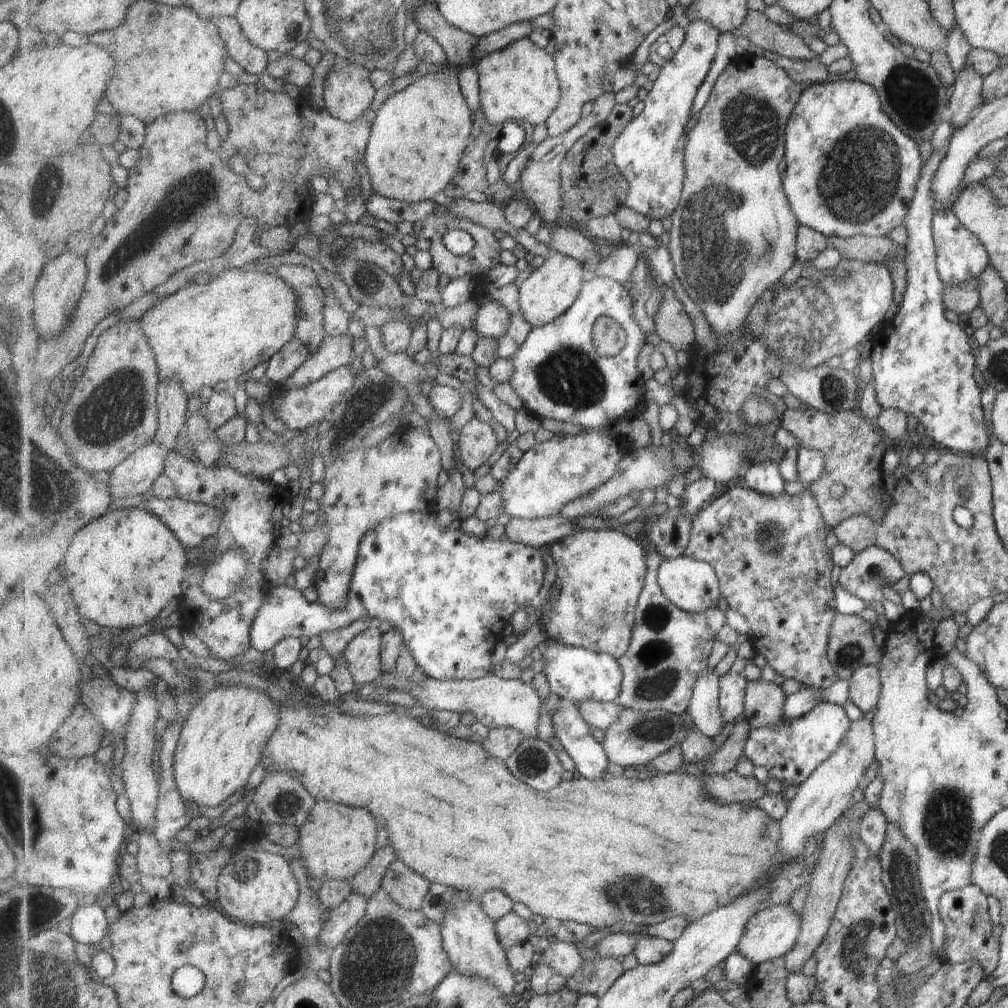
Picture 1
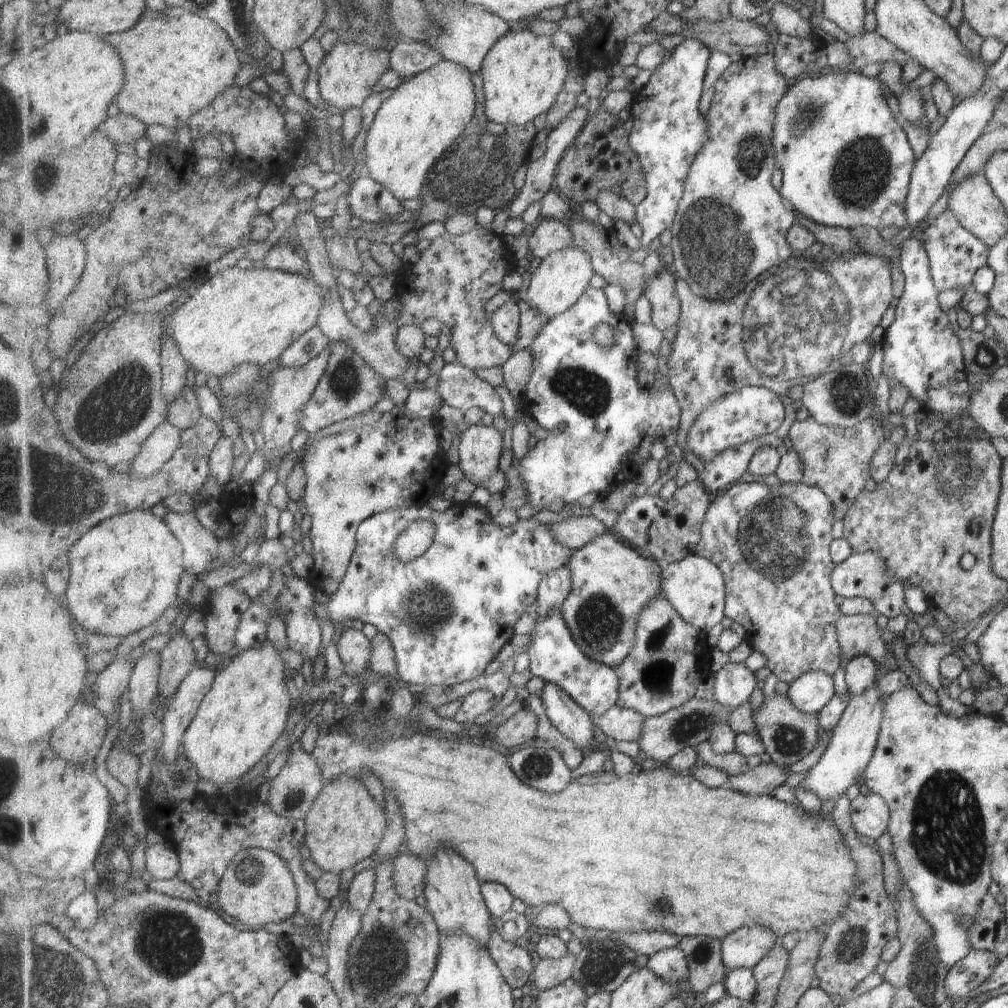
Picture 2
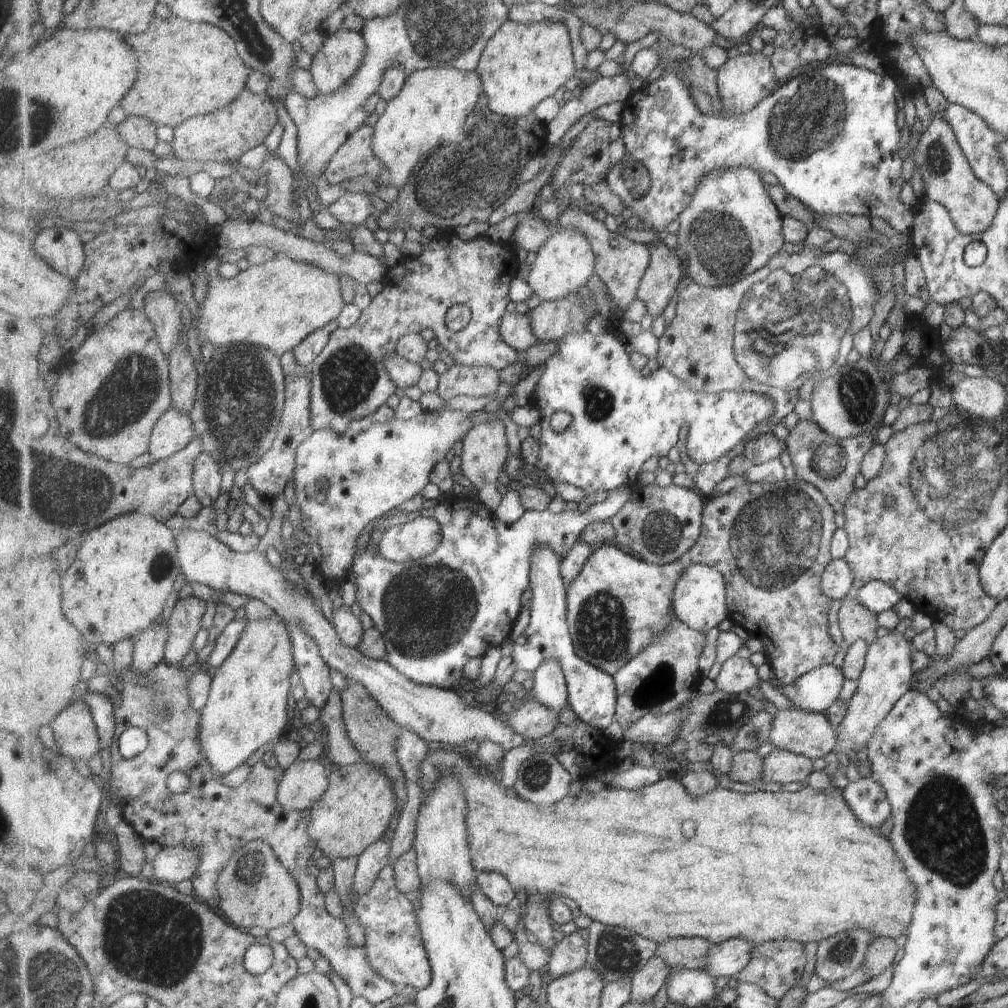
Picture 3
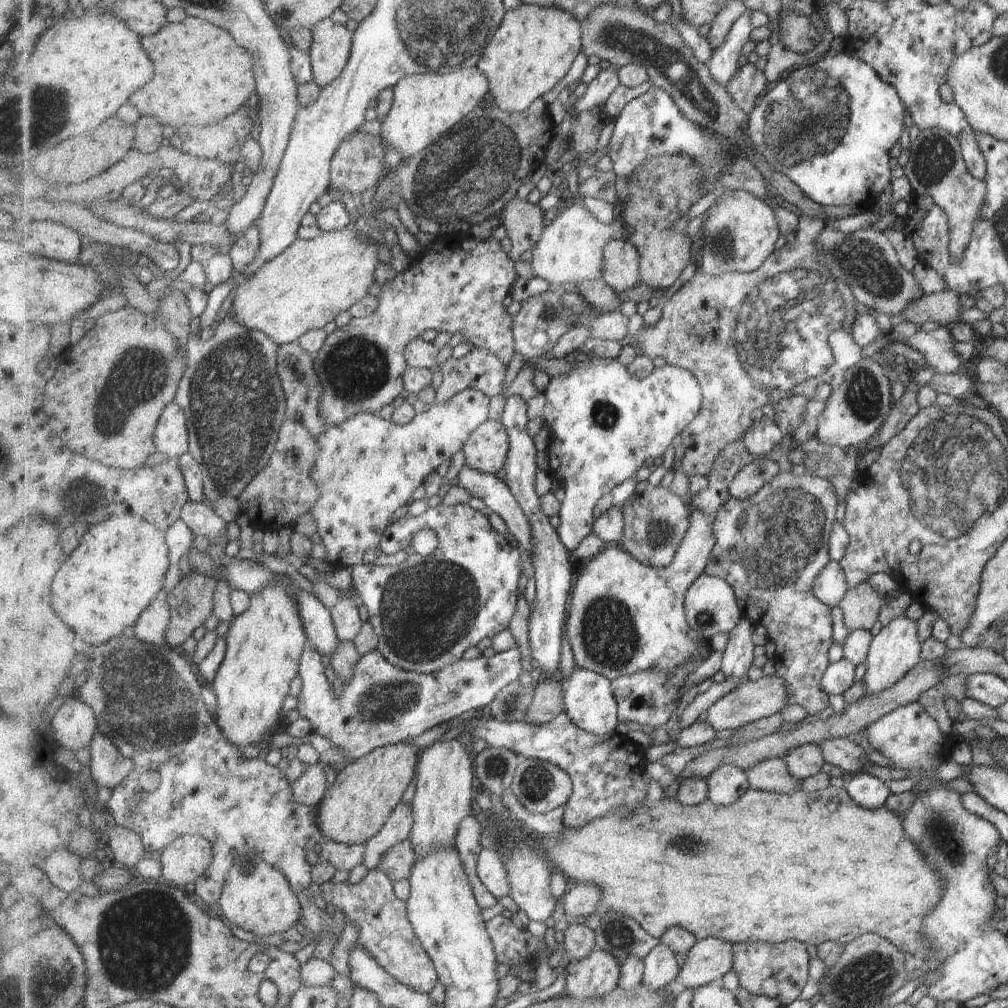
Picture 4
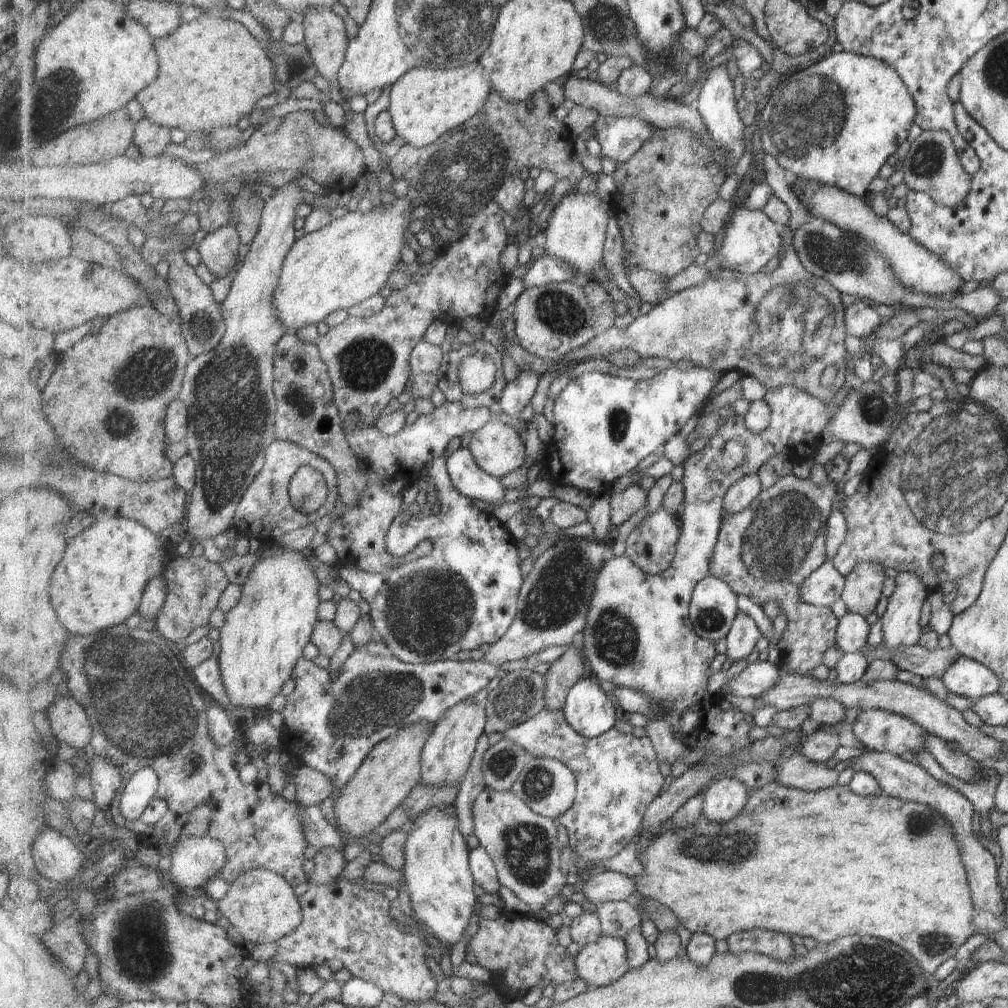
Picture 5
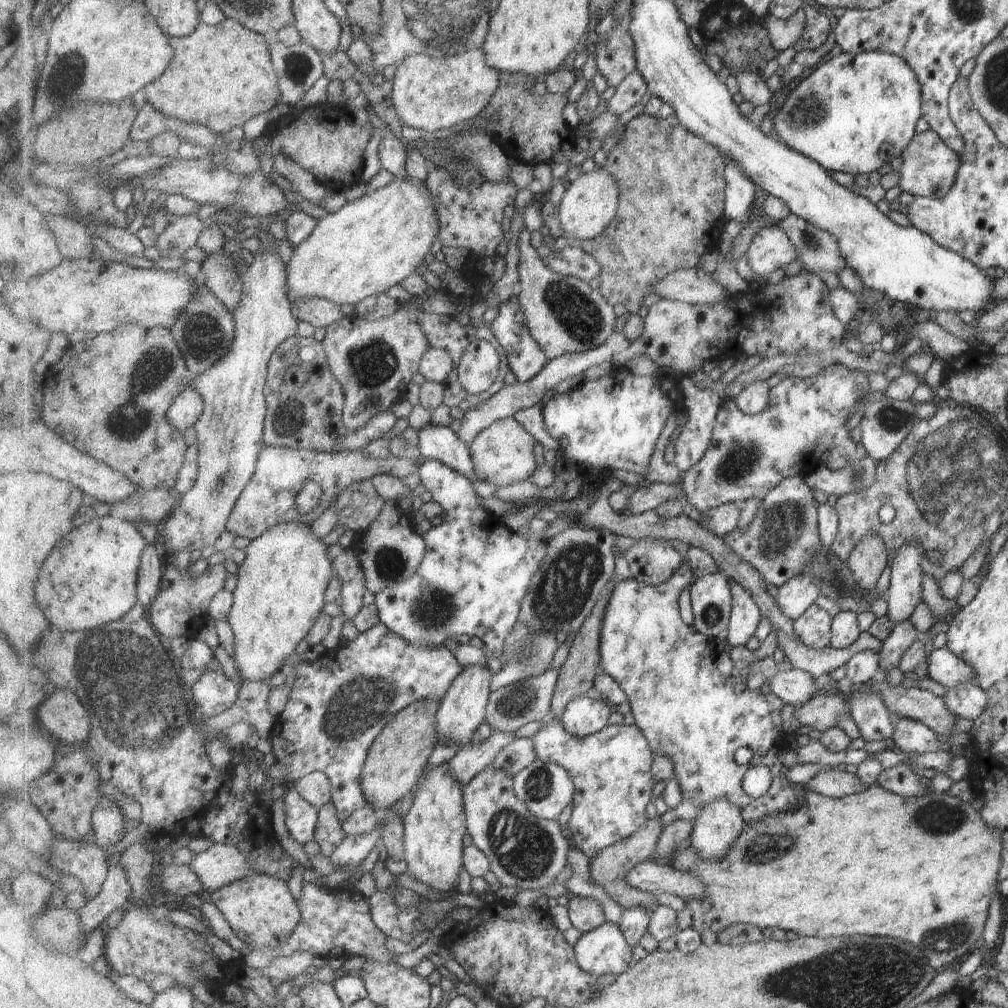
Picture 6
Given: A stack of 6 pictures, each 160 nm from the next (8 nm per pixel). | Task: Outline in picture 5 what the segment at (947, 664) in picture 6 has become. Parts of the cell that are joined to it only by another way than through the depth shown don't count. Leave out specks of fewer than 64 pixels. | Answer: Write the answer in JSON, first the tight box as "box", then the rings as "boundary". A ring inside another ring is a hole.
{"box":[941,656,997,700],"boundary":[[[960,656],[953,659],[941,673],[947,692],[970,700],[997,693],[997,677],[986,666]]]}

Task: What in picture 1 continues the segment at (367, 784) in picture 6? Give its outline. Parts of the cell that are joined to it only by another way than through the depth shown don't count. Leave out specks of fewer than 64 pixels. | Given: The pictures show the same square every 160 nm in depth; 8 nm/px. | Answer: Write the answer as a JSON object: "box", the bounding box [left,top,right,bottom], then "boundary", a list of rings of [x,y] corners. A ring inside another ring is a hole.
{"box":[299,802,377,879],"boundary":[[[317,802],[310,818],[299,828],[299,852],[306,870],[313,878],[327,879],[352,878],[370,864],[377,846],[377,822],[373,814],[365,808],[351,808],[345,804]]]}

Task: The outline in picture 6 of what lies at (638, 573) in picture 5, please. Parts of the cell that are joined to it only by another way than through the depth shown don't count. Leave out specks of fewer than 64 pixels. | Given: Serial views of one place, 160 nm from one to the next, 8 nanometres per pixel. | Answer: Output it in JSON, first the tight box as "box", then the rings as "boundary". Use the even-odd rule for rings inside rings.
{"box":[601,364,871,823],"boundary":[[[834,364],[804,379],[784,376],[770,388],[769,404],[759,414],[748,415],[733,399],[725,400],[718,412],[712,441],[705,456],[682,476],[687,502],[705,513],[721,504],[737,503],[746,497],[763,500],[783,479],[799,477],[799,462],[803,464],[801,477],[811,474],[815,470],[811,468],[811,454],[815,452],[819,458],[823,452],[835,451],[837,464],[829,466],[831,470],[860,459],[866,452],[859,442],[847,440],[843,448],[837,446],[837,438],[841,444],[837,426],[845,428],[852,415],[853,386],[855,404],[865,396],[869,398],[871,392],[867,392],[867,380],[863,373]],[[684,560],[671,580],[665,584],[649,585],[635,578],[619,582],[606,610],[602,630],[601,667],[627,694],[634,724],[647,737],[655,756],[668,756],[673,761],[675,779],[683,800],[691,800],[701,812],[701,808],[717,799],[729,797],[742,810],[746,823],[794,813],[803,806],[806,792],[803,786],[789,780],[790,768],[781,762],[781,752],[793,748],[799,741],[783,731],[778,701],[771,695],[763,695],[761,691],[751,691],[743,678],[723,676],[715,665],[719,652],[715,650],[714,639],[699,632],[693,624],[687,626],[681,620],[679,596],[685,588],[691,588],[695,581],[691,566]],[[741,746],[752,752],[752,759],[746,765],[735,762],[735,752]],[[757,765],[768,766],[774,778],[769,792],[759,798],[748,795],[743,788],[743,777],[751,767]]]}

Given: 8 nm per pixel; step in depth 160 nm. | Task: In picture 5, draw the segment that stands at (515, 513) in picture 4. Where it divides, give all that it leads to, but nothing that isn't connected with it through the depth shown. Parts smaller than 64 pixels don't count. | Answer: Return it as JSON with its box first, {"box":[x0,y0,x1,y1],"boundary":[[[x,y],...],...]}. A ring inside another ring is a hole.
{"box":[446,446,505,506],"boundary":[[[460,446],[450,452],[446,463],[452,481],[461,494],[473,500],[493,502],[497,506],[505,502],[505,489],[501,480],[477,464],[469,447]]]}

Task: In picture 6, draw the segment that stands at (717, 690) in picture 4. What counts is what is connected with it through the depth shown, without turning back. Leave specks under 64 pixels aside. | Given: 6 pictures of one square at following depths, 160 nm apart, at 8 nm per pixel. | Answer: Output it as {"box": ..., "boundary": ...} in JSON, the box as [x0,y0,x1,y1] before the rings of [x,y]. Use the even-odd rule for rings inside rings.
{"box":[759,656,816,707],"boundary":[[[772,656],[759,662],[763,682],[768,682],[771,696],[778,702],[782,701],[795,707],[804,705],[811,700],[816,692],[815,681],[810,672],[792,668],[789,671],[779,672],[777,662]]]}

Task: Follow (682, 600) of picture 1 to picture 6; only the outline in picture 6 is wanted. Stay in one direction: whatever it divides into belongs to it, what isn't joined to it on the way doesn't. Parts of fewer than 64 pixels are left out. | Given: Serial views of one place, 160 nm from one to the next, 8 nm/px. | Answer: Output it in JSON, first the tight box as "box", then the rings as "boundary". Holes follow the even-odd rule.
{"box":[689,572,733,639],"boundary":[[[723,572],[699,577],[689,588],[694,627],[715,639],[727,634],[733,610],[731,585]]]}

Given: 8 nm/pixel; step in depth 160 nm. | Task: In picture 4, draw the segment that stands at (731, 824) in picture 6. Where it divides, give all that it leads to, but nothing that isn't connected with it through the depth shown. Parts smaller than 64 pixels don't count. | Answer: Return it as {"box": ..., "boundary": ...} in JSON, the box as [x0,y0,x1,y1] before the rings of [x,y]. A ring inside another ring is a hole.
{"box":[709,765,750,806],"boundary":[[[733,765],[719,767],[709,778],[709,796],[716,805],[731,806],[750,788],[750,778],[746,770]]]}

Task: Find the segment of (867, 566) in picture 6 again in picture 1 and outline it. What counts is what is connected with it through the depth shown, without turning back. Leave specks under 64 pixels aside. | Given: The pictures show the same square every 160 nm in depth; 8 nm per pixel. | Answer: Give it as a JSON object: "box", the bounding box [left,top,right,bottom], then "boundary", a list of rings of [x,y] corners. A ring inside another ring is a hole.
{"box":[828,614,882,684],"boundary":[[[838,614],[830,626],[828,655],[835,674],[845,684],[855,669],[876,665],[882,649],[873,643],[871,627],[858,615]]]}

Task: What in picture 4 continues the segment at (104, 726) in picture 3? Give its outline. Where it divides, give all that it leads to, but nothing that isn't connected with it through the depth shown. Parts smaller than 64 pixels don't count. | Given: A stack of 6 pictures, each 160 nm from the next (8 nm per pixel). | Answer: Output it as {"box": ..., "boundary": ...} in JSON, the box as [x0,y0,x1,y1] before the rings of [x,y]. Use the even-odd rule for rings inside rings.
{"box":[89,732,134,790],"boundary":[[[97,732],[89,748],[90,768],[98,788],[115,790],[134,769],[134,764],[103,732]]]}

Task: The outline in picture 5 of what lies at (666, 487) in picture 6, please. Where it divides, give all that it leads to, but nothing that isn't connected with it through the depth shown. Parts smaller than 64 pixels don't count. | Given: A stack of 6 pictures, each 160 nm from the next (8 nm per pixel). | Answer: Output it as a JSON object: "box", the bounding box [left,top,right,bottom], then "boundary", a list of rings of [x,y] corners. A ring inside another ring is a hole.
{"box":[610,484,648,530],"boundary":[[[632,484],[624,491],[612,496],[610,500],[612,510],[612,524],[616,530],[621,524],[625,524],[631,516],[635,516],[641,508],[647,506],[648,490],[638,484]]]}

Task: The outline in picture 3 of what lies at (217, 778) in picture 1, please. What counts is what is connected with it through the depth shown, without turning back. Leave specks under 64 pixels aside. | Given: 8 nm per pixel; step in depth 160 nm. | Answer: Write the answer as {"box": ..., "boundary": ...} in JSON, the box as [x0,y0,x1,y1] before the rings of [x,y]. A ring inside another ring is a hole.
{"box":[200,614,297,775],"boundary":[[[278,614],[264,621],[250,619],[230,657],[212,671],[210,697],[201,711],[200,745],[222,775],[241,766],[261,746],[277,741],[288,726],[291,674],[297,667],[294,640],[286,624]]]}

